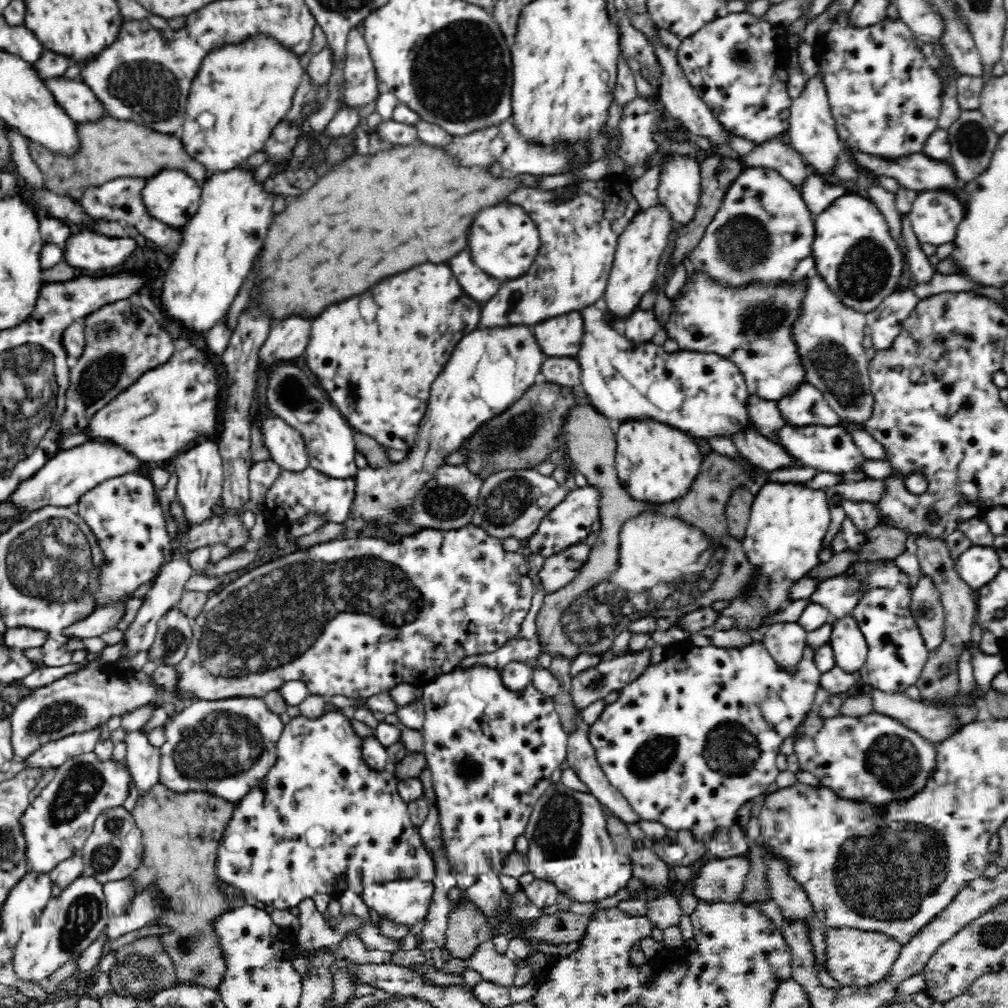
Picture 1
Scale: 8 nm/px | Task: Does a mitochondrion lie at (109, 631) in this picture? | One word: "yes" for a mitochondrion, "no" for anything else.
no

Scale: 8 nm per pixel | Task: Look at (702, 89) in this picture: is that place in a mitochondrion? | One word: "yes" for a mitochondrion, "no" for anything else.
no

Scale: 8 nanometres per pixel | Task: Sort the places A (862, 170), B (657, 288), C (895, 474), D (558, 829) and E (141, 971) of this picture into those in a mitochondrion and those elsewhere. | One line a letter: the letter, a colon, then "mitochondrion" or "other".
A: other
B: other
C: other
D: mitochondrion
E: mitochondrion

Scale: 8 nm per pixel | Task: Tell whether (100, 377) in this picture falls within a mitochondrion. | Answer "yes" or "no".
yes

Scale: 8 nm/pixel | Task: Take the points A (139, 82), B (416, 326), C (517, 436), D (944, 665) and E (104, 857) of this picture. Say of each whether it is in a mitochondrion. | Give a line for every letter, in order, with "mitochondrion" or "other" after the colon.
A: mitochondrion
B: other
C: mitochondrion
D: mitochondrion
E: mitochondrion

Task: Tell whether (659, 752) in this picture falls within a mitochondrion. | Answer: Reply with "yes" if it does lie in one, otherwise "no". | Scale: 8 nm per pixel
yes

